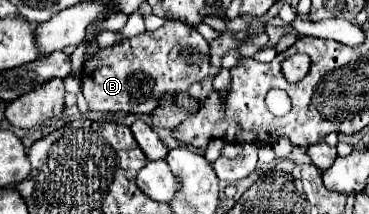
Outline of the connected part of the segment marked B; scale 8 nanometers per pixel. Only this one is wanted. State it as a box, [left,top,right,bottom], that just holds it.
[82,21,210,113]

